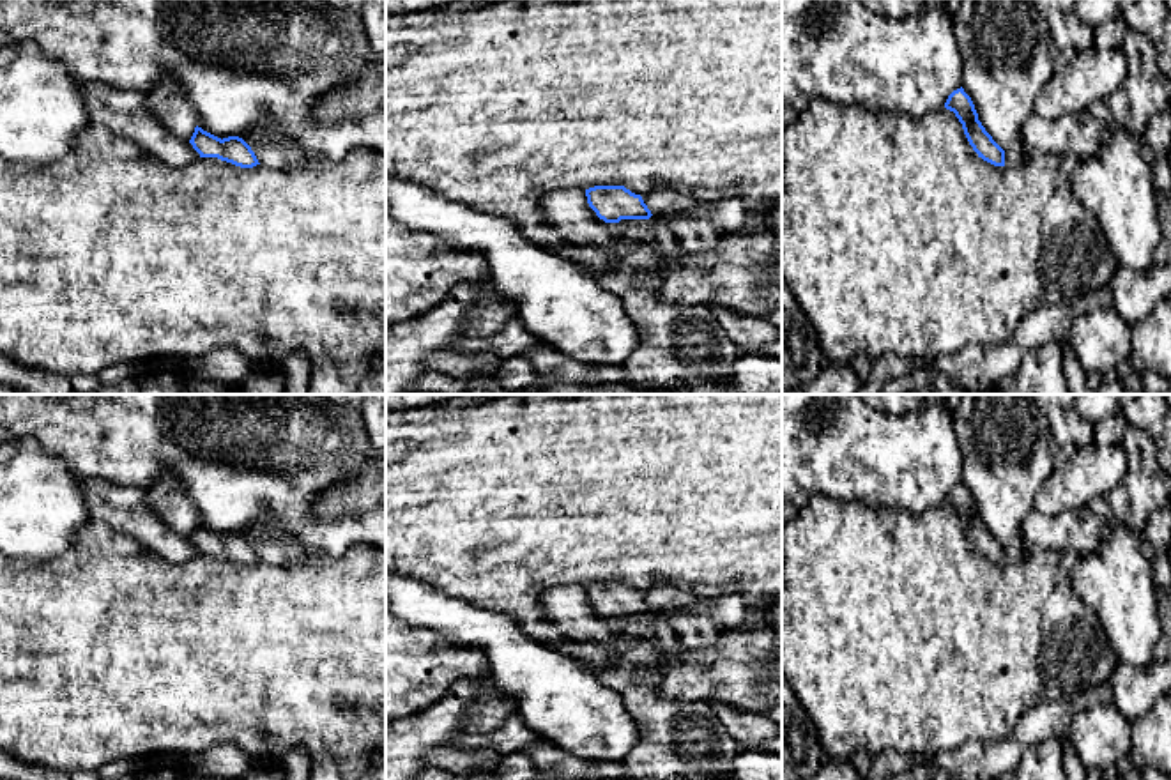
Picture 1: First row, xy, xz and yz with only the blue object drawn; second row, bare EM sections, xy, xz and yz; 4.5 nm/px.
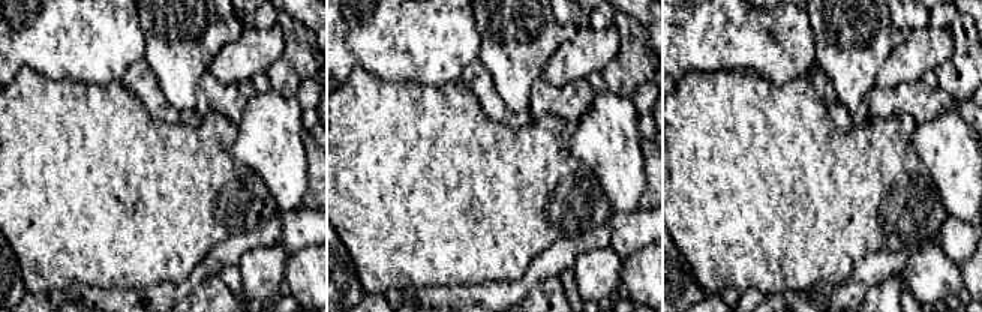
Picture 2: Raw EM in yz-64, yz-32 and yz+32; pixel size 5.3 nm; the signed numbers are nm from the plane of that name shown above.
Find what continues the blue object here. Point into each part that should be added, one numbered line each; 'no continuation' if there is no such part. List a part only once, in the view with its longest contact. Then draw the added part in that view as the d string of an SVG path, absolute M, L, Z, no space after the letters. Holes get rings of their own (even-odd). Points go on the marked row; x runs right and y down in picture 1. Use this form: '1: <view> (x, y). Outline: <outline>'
1: yz (1012, 154). Outline: M1019 138L1005 150L1005 166L1014 166L1022 159L1022 140Z

